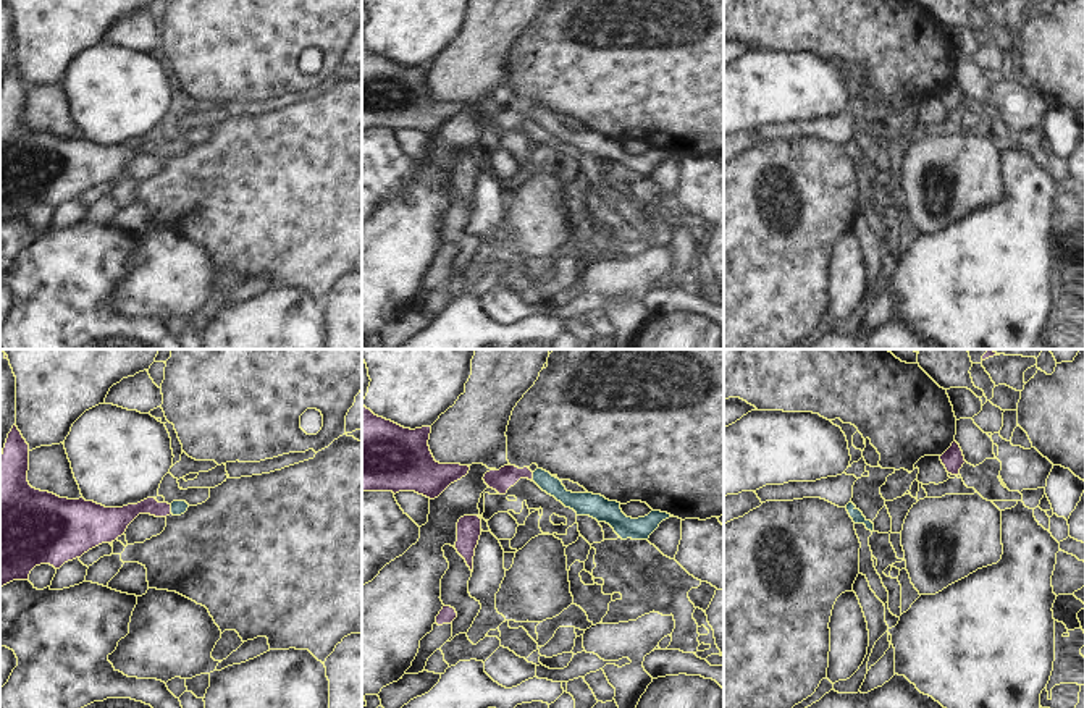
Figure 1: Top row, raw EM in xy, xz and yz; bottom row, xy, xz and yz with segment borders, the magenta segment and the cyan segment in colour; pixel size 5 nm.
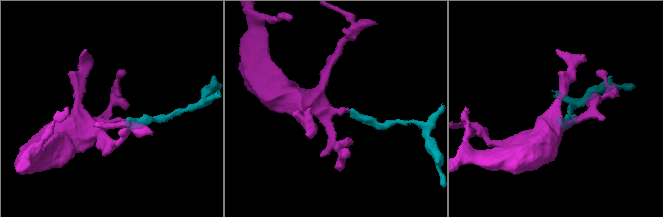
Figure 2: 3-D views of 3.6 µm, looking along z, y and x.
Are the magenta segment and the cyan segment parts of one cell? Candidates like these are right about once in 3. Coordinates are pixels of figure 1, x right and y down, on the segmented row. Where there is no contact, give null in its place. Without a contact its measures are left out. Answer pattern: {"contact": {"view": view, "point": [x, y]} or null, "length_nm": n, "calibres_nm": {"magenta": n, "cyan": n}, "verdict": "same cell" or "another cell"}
{"contact": {"view": "xy", "point": [170, 509]}, "length_nm": 50, "calibres_nm": {"magenta": 100, "cyan": 70}, "verdict": "same cell"}

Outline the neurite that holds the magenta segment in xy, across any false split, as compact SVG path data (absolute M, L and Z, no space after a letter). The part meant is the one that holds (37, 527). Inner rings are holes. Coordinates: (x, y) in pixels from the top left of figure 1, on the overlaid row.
M15 424L0 456L0 587L13 580L29 580L36 566L50 564L60 569L65 563L81 558L89 550L115 542L139 514L181 516L189 508L186 501L168 504L158 503L155 498L123 508L105 508L84 498L60 498L32 488L27 482L27 470L29 445Z

